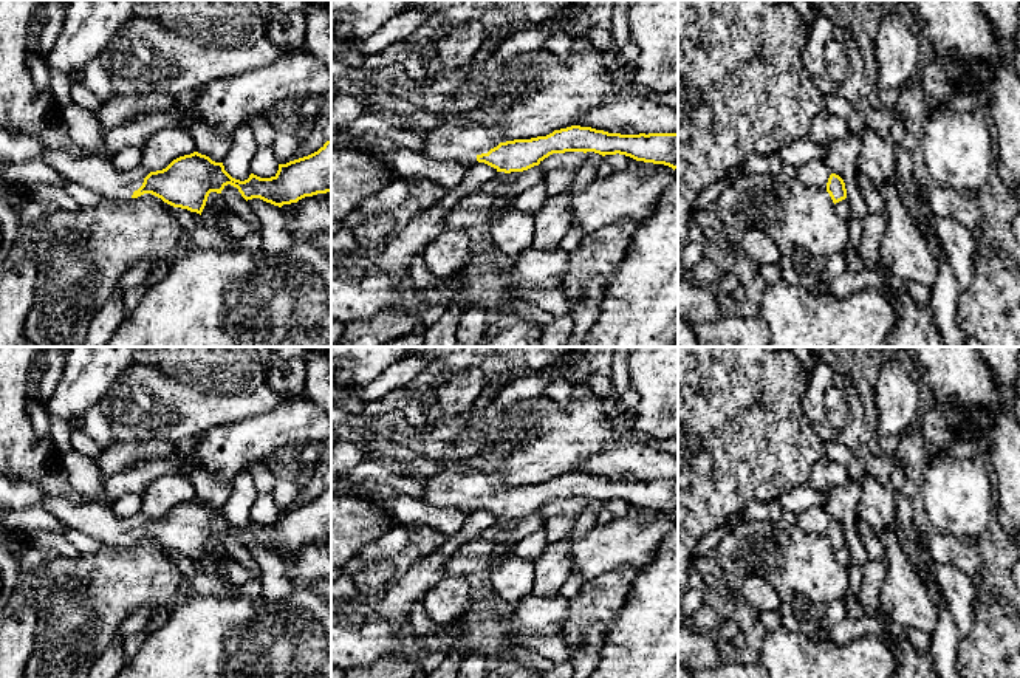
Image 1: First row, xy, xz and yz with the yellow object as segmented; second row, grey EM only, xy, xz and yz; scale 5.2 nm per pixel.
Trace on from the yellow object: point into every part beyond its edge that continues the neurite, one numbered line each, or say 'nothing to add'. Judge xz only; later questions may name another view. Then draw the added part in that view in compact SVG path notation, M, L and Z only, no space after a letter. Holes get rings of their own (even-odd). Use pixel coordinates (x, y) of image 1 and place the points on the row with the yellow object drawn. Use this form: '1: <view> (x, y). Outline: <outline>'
1: xz (448, 141). Outline: M440 119L432 128L421 128L421 127L418 127L415 124L410 124L407 127L404 127L404 128L412 130L413 133L419 135L426 141L426 150L424 150L423 155L426 155L427 158L435 159L435 161L440 161L440 163L460 163L464 167L474 166L474 163L477 161L477 156L478 155L488 153L491 149L497 147L501 142L501 139L503 139L503 128L500 125L481 125L481 124L474 124L474 122L472 124L463 124L458 119ZM398 124L398 125L399 127L404 127L401 124Z

